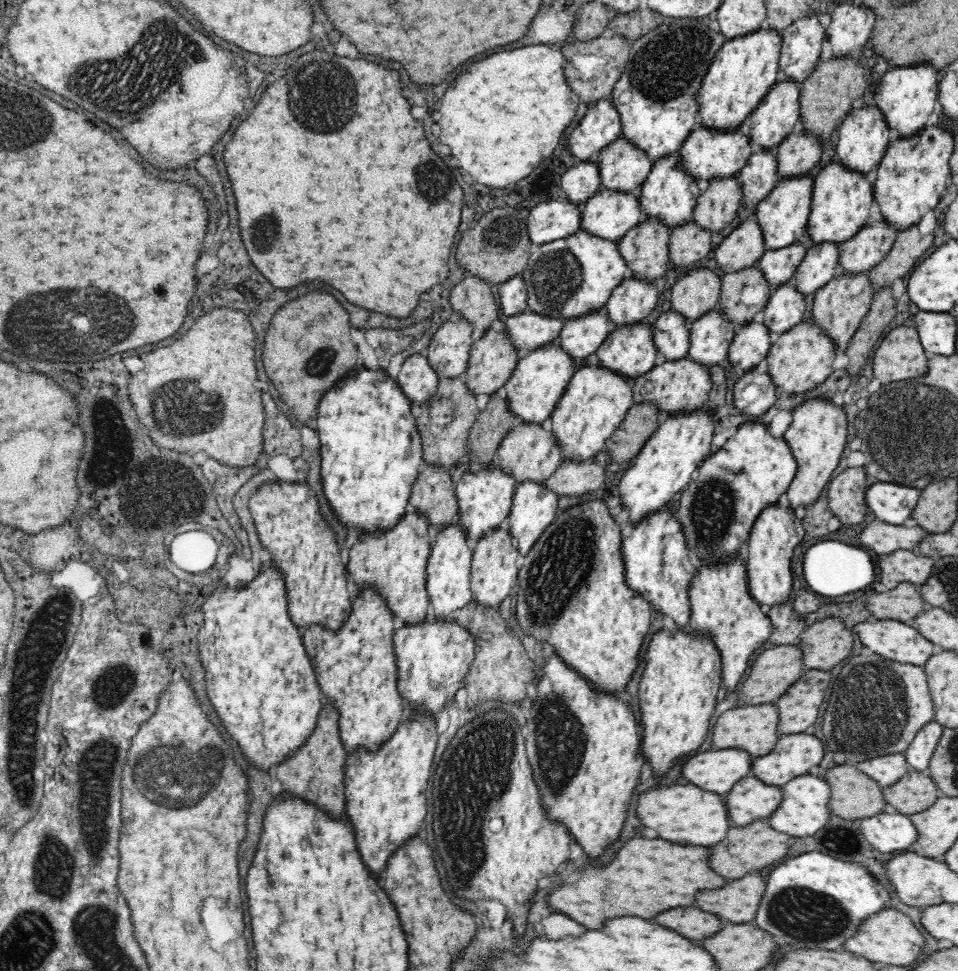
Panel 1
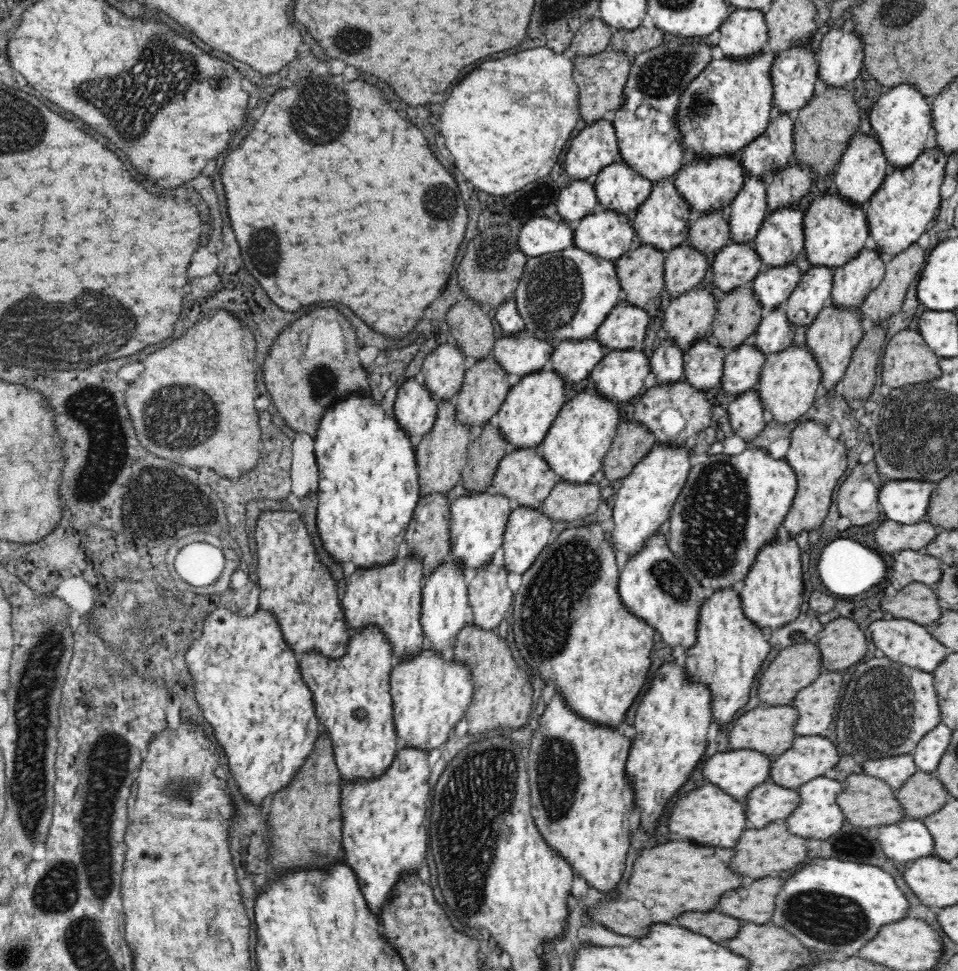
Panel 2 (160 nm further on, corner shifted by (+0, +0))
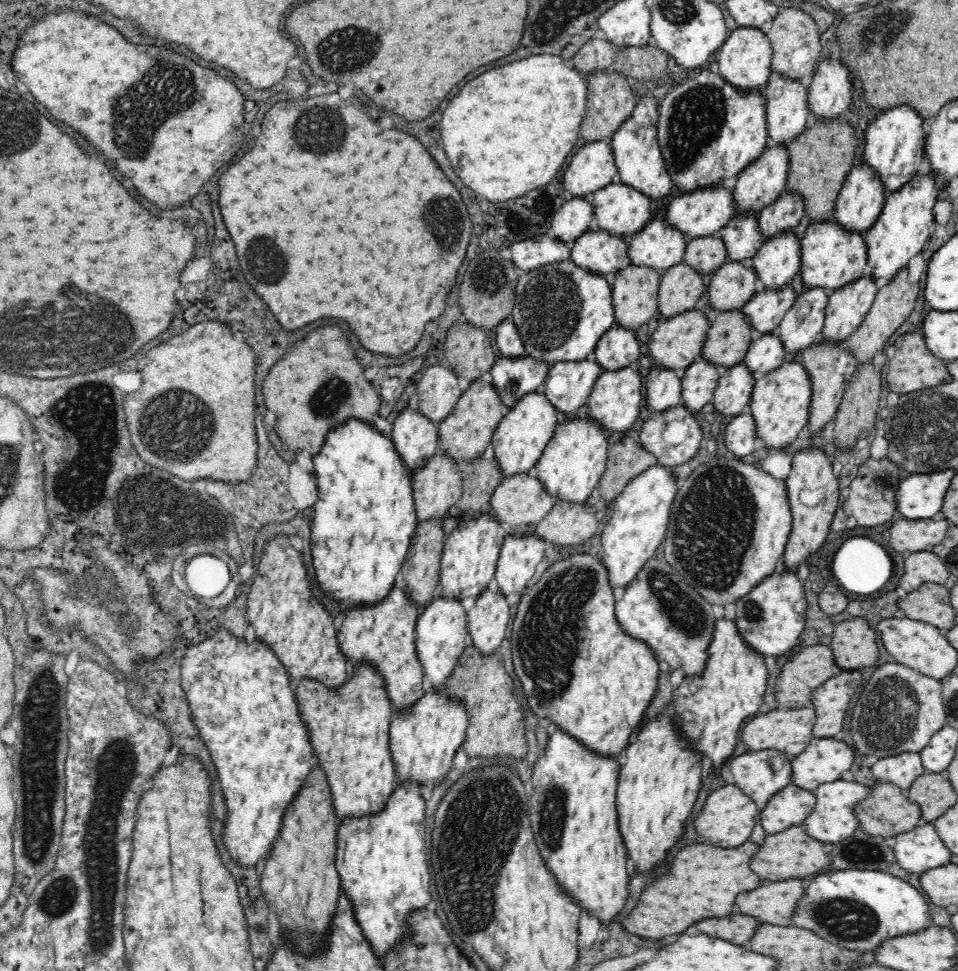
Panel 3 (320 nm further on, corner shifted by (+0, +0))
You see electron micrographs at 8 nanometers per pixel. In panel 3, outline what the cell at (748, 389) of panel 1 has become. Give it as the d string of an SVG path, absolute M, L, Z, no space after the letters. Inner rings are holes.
M746 410L740 416L734 417L726 428L724 445L736 459L750 459L750 456L759 447L755 432L754 419Z

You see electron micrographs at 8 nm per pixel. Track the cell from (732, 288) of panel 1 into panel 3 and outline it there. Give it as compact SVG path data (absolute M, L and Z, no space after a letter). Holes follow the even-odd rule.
M728 311L716 316L708 329L701 357L721 371L726 371L745 360L752 342L752 327L742 311Z

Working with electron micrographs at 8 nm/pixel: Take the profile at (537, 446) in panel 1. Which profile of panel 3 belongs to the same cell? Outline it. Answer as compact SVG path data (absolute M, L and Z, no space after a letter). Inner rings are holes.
M522 473L506 477L500 486L496 487L491 498L491 513L502 523L507 534L532 535L535 534L540 521L548 516L548 512L552 510L554 504L556 504L556 498L544 491L542 483L532 473Z

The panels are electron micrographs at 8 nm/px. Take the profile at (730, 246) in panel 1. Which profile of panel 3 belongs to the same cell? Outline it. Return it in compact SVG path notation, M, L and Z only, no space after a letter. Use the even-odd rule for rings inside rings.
M728 260L712 276L708 286L710 306L720 313L740 311L756 294L752 264Z

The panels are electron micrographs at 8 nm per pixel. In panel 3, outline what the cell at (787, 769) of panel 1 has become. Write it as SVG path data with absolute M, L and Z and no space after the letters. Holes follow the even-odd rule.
M814 737L801 755L792 757L792 783L800 788L814 791L820 784L836 782L846 770L852 770L855 764L855 749L844 742L832 738Z

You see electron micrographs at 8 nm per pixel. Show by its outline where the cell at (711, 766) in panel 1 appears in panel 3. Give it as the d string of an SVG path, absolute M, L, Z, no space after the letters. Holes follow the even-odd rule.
M772 749L744 753L730 759L724 768L729 780L750 796L760 809L763 809L777 792L792 783L792 771L792 756Z

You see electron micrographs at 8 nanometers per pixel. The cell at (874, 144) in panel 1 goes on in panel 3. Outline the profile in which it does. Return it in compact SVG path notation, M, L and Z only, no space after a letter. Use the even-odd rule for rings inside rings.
M864 163L854 166L836 199L834 222L844 231L862 235L878 220L886 196L876 171Z

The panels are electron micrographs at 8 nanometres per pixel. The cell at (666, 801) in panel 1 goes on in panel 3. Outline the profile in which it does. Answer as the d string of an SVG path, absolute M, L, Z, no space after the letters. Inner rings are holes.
M731 781L728 785L718 788L714 792L704 793L704 796L704 802L706 802L704 810L694 822L698 834L712 840L718 846L724 846L724 848L742 846L752 836L752 830L754 830L756 822L761 819L759 805Z

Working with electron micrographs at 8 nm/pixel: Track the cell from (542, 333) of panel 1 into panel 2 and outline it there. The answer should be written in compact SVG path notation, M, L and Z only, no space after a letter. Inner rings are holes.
M524 330L517 335L497 340L492 353L496 363L511 379L512 388L524 376L532 376L548 368L553 347L550 341L536 339Z

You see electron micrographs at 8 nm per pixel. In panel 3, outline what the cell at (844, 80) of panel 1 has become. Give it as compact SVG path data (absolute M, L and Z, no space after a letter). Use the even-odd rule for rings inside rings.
M839 119L831 123L815 123L787 144L789 170L785 190L800 195L804 201L804 214L808 225L830 220L835 210L835 202L840 189L854 168L856 156L856 136L854 127L842 124Z

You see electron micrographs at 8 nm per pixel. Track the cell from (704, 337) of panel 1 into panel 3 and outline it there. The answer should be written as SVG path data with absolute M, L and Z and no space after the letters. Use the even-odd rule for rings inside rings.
M702 359L698 364L692 364L680 376L682 404L692 415L706 413L704 406L712 404L721 374L720 369Z

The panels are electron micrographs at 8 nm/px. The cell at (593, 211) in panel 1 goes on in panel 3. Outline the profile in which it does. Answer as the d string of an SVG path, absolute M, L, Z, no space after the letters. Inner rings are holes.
M586 231L571 248L571 261L582 271L588 271L592 275L604 277L606 280L612 280L614 275L618 275L628 265L628 240L622 237L608 235L606 231Z

